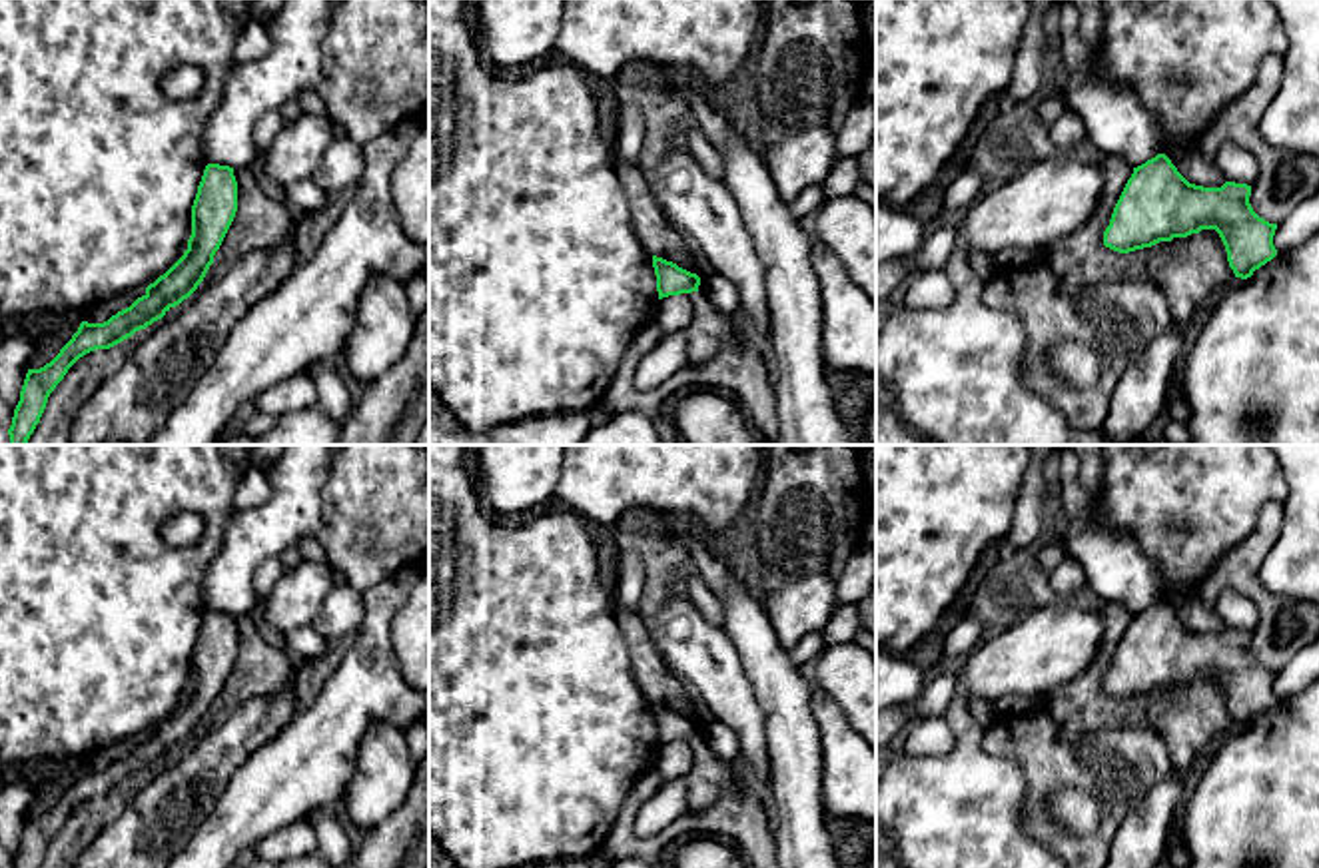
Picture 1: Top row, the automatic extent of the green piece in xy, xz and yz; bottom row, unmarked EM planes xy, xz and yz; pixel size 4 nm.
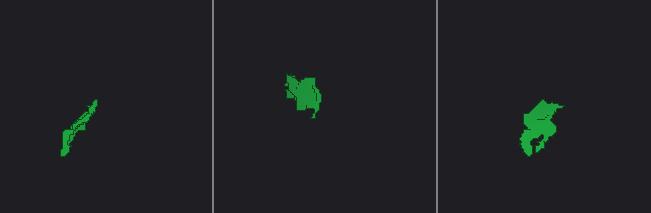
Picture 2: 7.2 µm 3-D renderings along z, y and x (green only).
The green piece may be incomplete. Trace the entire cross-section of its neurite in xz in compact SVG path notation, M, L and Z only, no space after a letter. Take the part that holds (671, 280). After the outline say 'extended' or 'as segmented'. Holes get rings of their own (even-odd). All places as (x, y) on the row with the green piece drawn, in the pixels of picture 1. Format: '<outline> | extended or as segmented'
M653 255L653 267L657 275L659 299L688 293L690 301L694 303L692 319L684 327L690 363L712 359L732 329L714 309L704 303L698 291L700 277L657 255Z | extended

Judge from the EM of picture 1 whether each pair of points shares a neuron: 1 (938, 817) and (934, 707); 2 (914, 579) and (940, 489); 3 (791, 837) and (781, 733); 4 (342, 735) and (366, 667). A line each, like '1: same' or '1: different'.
1: different
2: same
3: same
4: same

